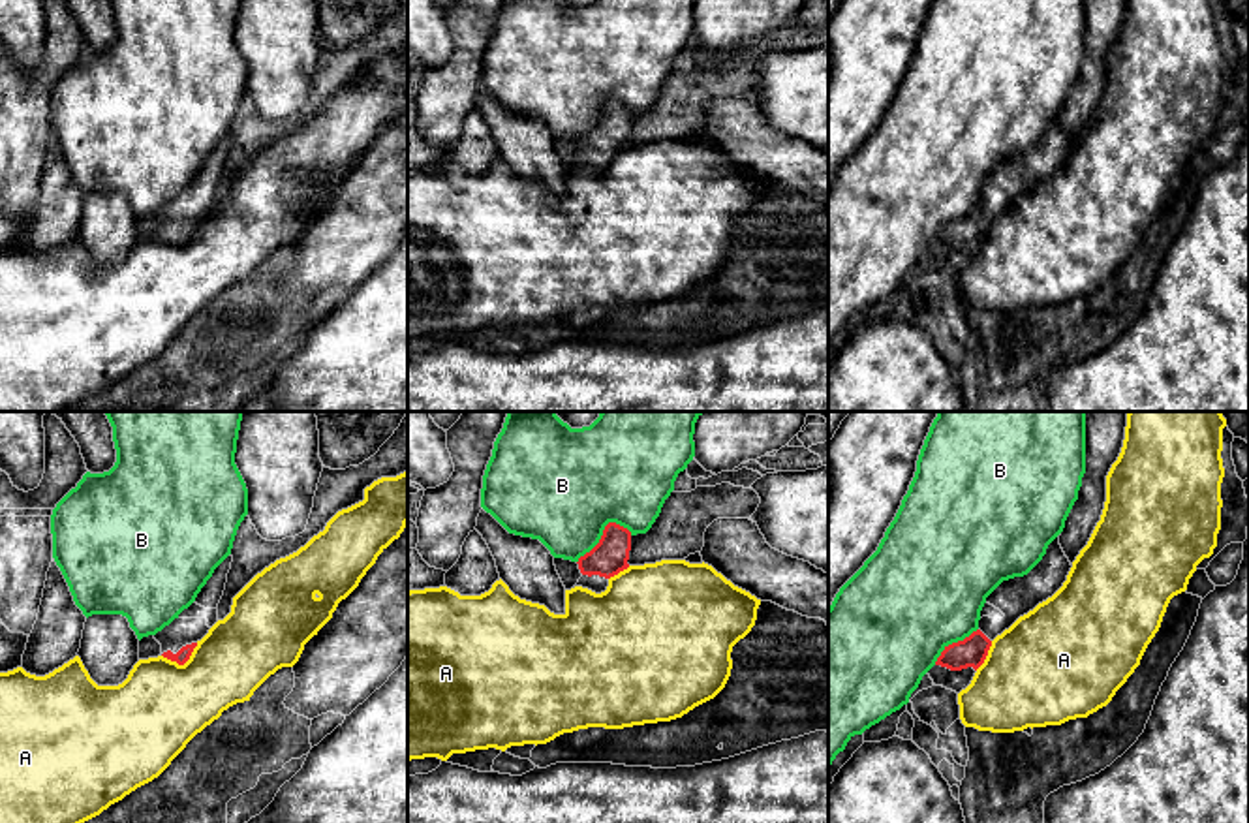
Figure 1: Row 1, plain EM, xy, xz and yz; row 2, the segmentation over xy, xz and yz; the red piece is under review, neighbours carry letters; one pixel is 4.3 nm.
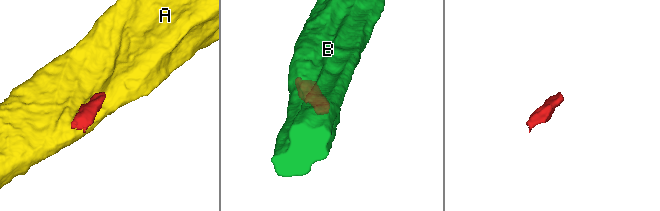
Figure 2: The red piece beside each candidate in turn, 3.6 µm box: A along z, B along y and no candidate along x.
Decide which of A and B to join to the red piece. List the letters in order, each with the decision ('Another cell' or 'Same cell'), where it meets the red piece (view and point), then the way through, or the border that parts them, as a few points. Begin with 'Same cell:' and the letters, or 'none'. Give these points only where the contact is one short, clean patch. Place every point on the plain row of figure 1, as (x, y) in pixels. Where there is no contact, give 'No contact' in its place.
Same cell: none
A: Another cell. Touches red at xy (183, 243)
B: Another cell. Touches red at xz (603, 111)

